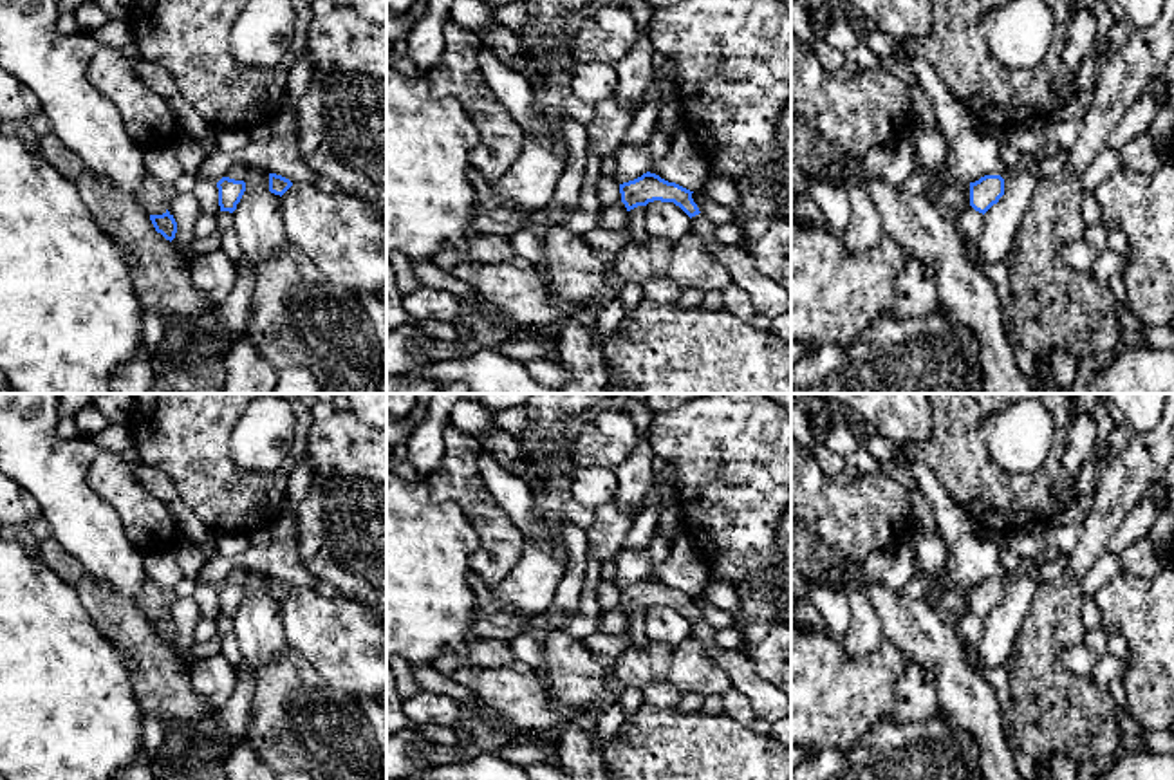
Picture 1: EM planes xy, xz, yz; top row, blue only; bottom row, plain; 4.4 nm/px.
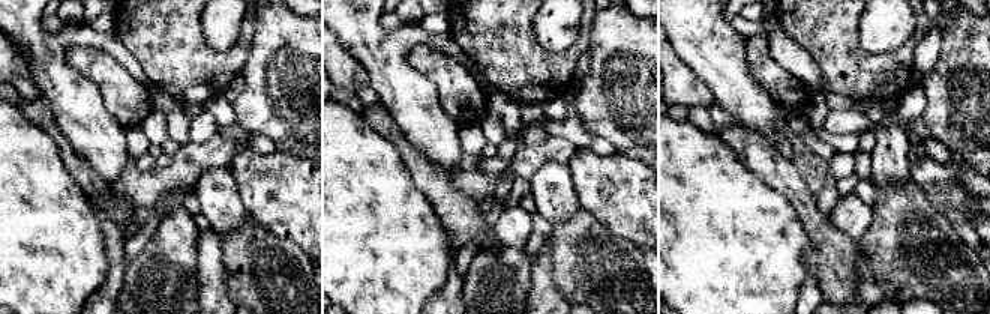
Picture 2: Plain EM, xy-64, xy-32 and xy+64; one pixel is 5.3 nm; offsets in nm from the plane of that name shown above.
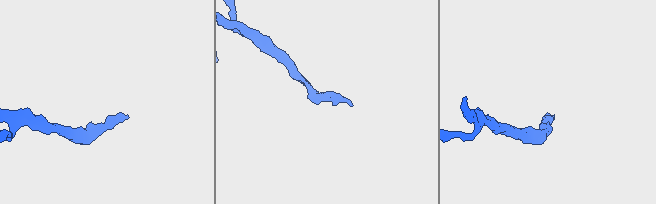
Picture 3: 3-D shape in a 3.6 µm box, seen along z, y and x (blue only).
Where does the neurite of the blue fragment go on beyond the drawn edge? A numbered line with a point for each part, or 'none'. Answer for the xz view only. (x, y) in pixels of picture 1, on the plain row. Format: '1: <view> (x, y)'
1: xz (766, 699)

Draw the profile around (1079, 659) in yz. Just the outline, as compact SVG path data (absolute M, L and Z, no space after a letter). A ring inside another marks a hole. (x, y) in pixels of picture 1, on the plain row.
M1084 645L1060 650L1062 664L1076 675L1089 675L1098 657Z

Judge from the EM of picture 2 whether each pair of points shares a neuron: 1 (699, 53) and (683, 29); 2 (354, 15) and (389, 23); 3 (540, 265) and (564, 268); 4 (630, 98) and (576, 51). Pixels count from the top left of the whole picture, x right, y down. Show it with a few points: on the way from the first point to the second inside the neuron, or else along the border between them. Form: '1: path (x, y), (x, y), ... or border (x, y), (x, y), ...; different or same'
1: path (699, 47), (689, 35); same
2: border (380, 15), (380, 23), (386, 29), (401, 23); different
3: border (549, 238), (551, 274), (557, 290), (564, 298); different
4: border (594, 15), (590, 24), (590, 45), (587, 48); different

